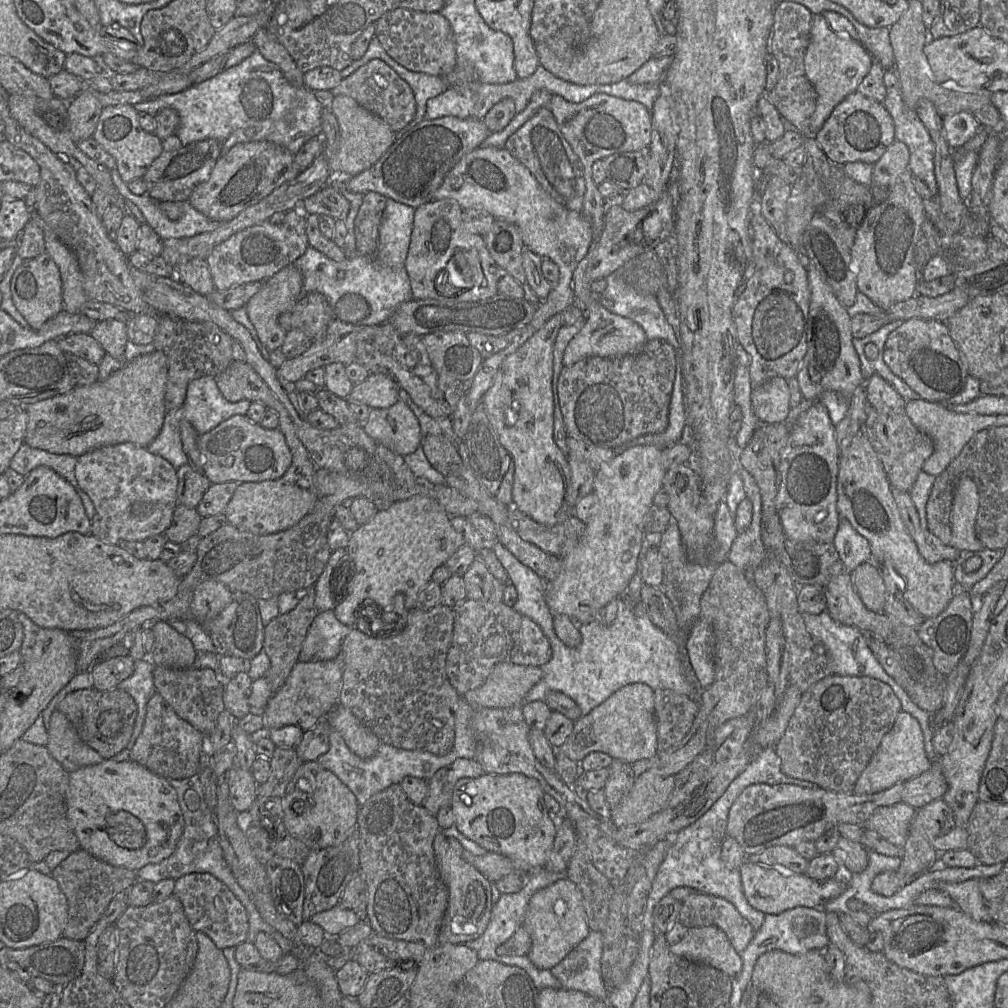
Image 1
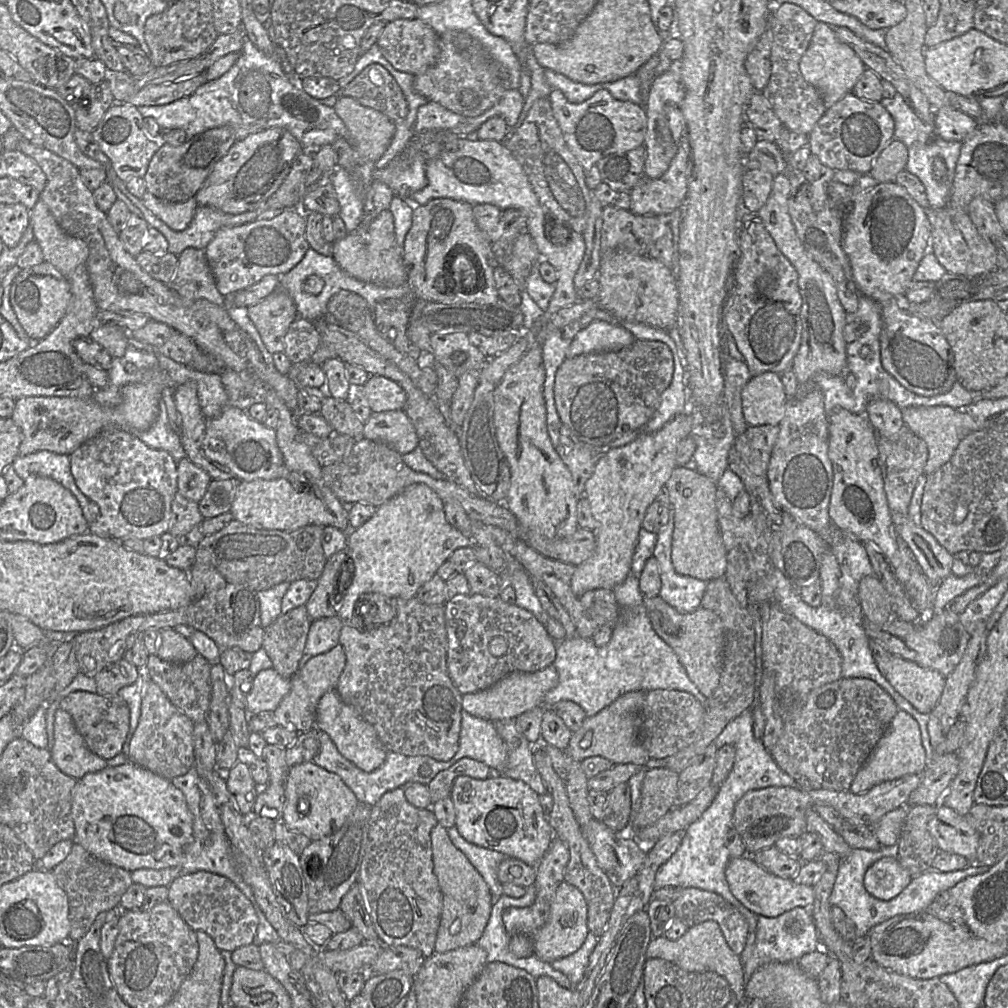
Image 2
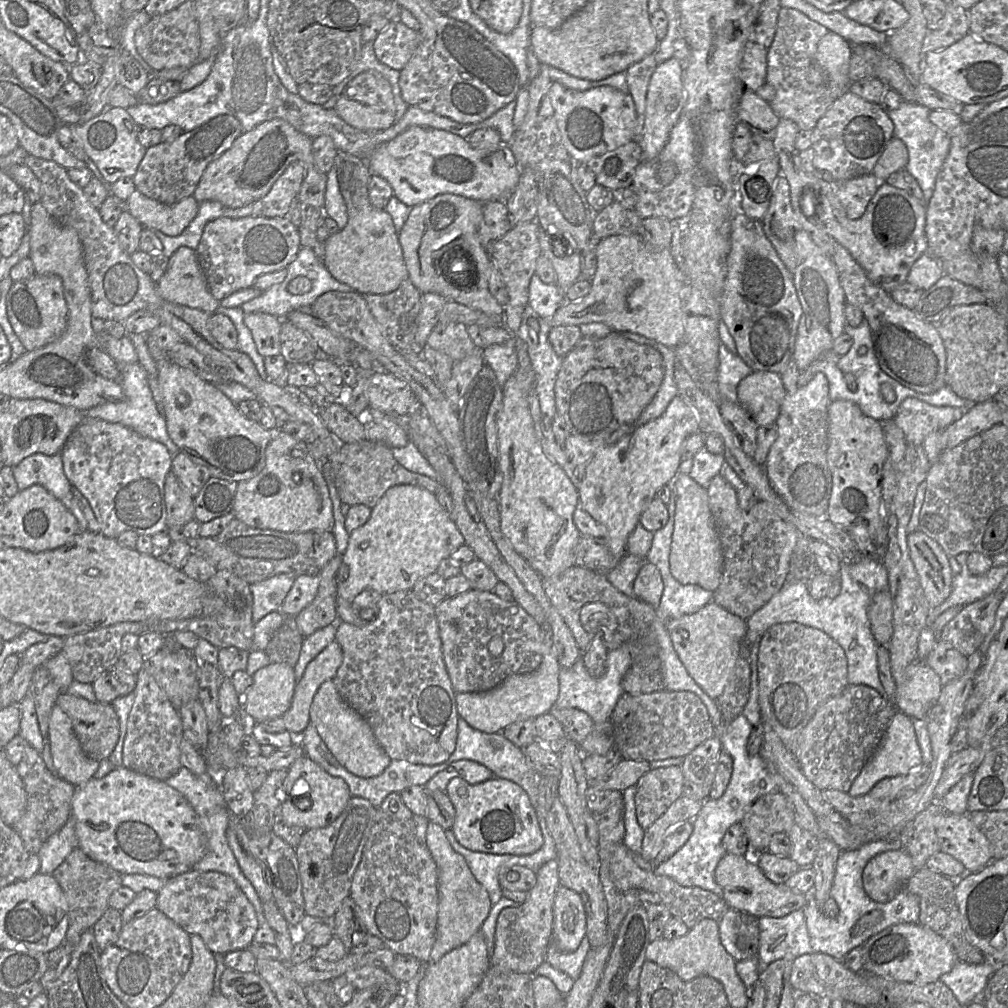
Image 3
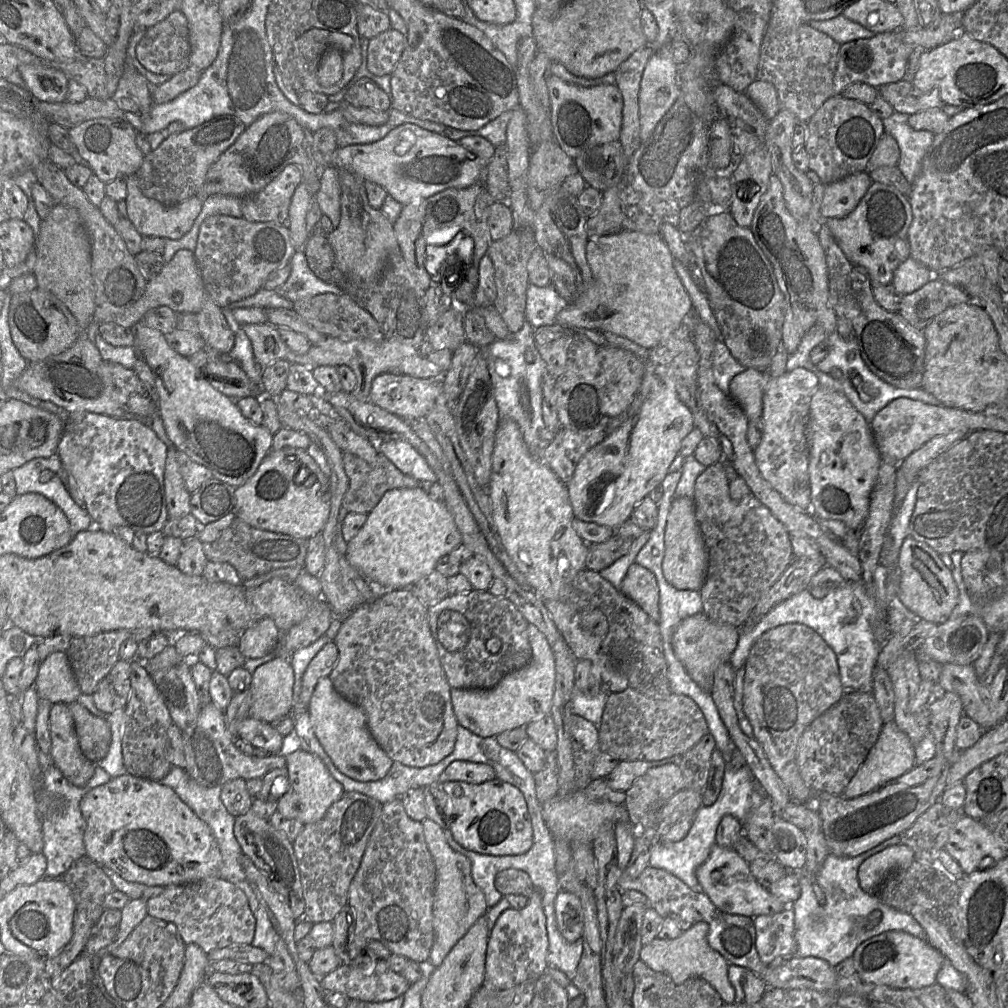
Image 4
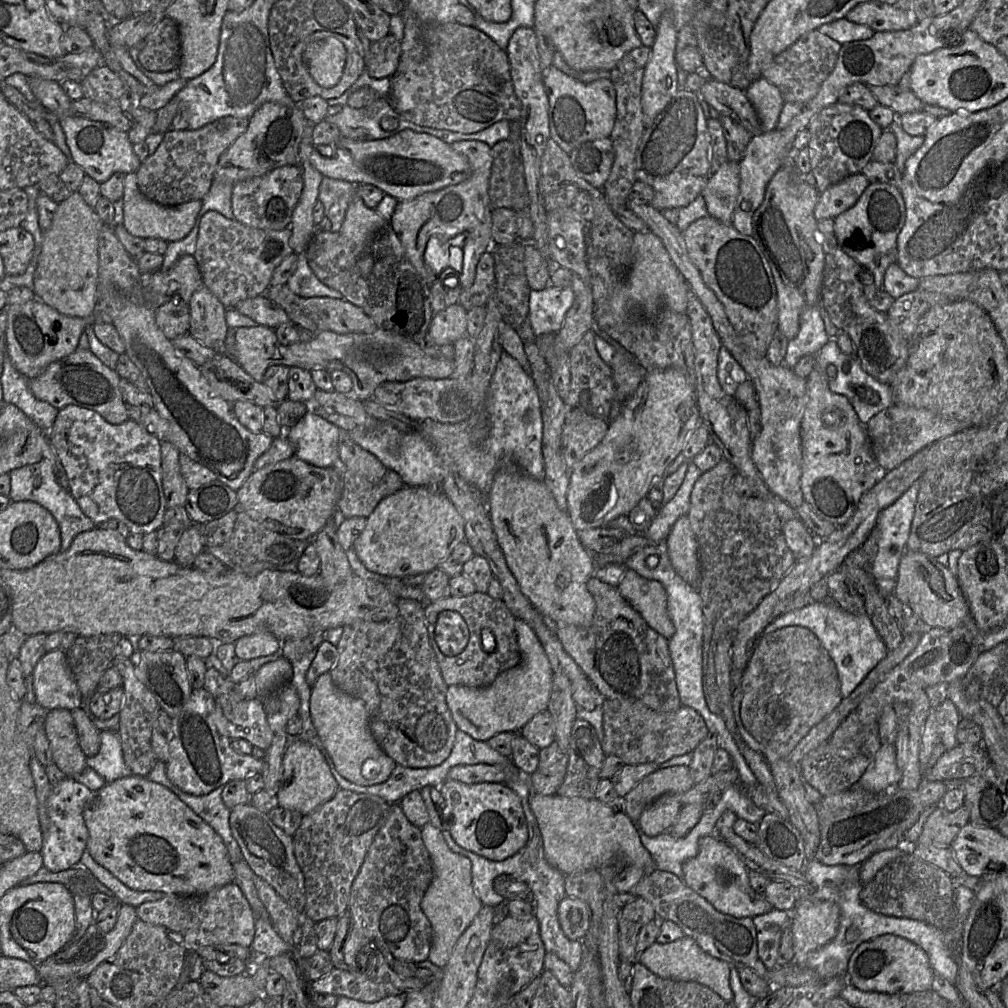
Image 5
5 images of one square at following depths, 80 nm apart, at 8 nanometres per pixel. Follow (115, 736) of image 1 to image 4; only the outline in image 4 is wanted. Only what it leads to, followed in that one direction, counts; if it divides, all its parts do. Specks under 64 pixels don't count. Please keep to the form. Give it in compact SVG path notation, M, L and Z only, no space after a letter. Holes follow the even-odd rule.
M77 701L67 704L73 716L75 731L82 753L98 763L108 753L112 734L105 718L95 716Z

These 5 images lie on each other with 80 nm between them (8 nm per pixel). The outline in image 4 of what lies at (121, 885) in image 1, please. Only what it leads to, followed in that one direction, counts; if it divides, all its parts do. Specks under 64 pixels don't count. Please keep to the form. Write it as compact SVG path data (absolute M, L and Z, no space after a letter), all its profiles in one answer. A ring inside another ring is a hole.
M85 855L75 861L61 879L70 889L76 909L84 909L95 924L104 911L105 896L115 890L105 869Z

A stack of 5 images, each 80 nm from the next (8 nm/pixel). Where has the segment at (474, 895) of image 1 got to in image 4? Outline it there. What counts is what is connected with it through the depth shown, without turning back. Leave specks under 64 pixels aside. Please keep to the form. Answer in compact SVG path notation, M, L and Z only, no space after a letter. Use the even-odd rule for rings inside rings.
M425 819L422 824L425 841L435 862L437 873L433 900L434 942L428 961L434 967L438 967L457 942L478 918L487 913L489 908L483 891L473 881L471 861L468 857L450 847L444 830L433 820Z

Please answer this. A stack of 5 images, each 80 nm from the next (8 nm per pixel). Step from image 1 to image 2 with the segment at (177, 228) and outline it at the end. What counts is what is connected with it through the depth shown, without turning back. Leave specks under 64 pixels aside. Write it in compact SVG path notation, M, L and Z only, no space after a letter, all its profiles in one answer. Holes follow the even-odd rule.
M110 165L103 166L105 168L108 181L111 182L114 187L118 187L122 193L124 193L132 201L132 203L141 210L148 225L158 230L167 240L167 252L175 255L179 255L187 248L205 249L209 242L214 238L216 232L221 228L239 226L258 220L257 211L246 211L241 214L228 214L211 206L198 206L192 221L186 229L182 231L172 230L167 224L156 217L148 208L146 208L141 198L134 196L127 190L125 182L119 179Z

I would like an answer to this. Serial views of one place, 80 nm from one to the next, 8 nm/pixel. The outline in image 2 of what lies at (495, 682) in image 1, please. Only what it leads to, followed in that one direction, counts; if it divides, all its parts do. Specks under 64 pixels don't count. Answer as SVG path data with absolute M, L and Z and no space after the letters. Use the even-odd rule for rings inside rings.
M553 664L533 673L513 672L488 689L462 695L462 709L475 717L492 722L516 719L522 713L542 706L546 693L557 684L558 673Z

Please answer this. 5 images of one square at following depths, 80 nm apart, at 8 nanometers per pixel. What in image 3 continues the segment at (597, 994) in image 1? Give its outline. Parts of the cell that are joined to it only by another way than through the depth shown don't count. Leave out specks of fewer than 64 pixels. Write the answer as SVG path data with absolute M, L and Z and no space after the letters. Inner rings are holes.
M586 936L583 937L577 950L570 953L563 952L554 943L550 943L546 953L546 961L576 981L582 972L585 958L590 949L591 946Z

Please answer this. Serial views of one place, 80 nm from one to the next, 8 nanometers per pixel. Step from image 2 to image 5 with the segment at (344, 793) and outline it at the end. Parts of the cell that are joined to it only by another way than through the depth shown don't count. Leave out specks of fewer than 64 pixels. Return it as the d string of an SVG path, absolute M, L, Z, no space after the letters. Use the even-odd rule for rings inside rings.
M292 738L290 740L283 756L282 765L283 773L280 788L276 795L278 799L278 806L280 807L298 811L305 816L331 800L335 793L341 789L334 779L329 765L327 764L321 751L317 747L302 741L300 738Z

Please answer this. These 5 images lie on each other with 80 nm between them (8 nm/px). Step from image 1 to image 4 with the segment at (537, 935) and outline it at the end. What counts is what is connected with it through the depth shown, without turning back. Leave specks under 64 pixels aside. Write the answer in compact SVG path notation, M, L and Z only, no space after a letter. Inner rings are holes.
M560 890L555 900L558 929L567 942L582 938L584 932L583 908L580 898L574 893Z

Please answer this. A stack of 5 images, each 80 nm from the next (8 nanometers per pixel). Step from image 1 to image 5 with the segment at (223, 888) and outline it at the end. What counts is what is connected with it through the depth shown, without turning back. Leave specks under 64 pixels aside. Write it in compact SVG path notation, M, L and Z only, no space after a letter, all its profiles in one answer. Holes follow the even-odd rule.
M234 882L225 884L202 895L165 894L158 901L144 902L136 908L137 917L144 922L165 927L179 939L187 951L196 952L202 946L238 944L251 947L255 935L255 915L247 898Z

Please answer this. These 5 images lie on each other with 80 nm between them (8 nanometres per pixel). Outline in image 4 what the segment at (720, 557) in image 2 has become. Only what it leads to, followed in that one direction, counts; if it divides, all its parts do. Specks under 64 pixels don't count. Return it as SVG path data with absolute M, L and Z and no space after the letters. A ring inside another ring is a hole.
M679 497L672 501L665 531L663 574L680 590L700 591L707 577L708 553L695 517L694 499Z

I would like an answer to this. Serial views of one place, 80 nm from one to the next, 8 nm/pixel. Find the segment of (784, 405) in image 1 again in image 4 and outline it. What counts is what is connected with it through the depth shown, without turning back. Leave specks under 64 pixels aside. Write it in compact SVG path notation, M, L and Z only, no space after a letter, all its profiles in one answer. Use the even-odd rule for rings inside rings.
M747 368L731 381L731 398L743 409L749 420L762 416L763 392L769 377L767 371Z

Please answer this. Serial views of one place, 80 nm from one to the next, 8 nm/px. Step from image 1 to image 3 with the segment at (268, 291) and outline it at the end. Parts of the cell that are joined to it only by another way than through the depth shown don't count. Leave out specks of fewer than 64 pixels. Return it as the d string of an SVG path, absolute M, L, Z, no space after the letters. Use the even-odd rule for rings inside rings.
M244 313L244 322L251 331L257 351L262 357L281 354L282 321L283 318L271 314Z

